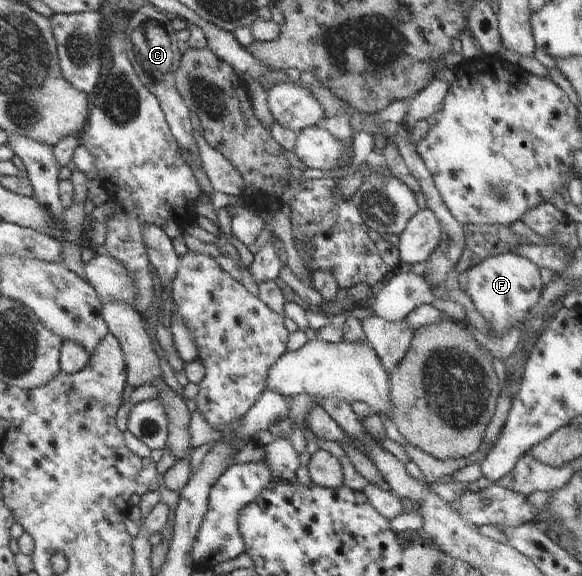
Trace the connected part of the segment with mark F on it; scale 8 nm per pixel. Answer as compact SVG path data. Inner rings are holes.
M514 253L483 259L466 273L469 278L465 292L474 301L478 312L494 327L494 332L486 334L502 333L514 327L514 323L521 325L525 313L534 307L544 287L539 267L528 258Z

